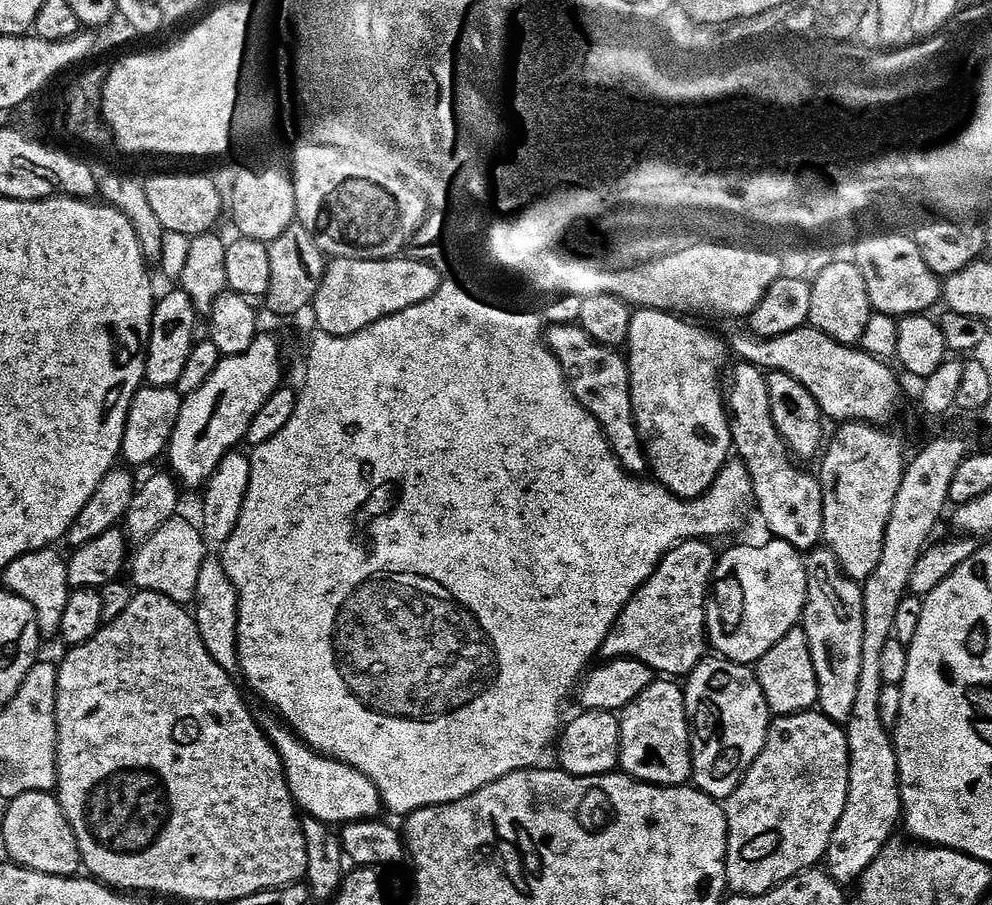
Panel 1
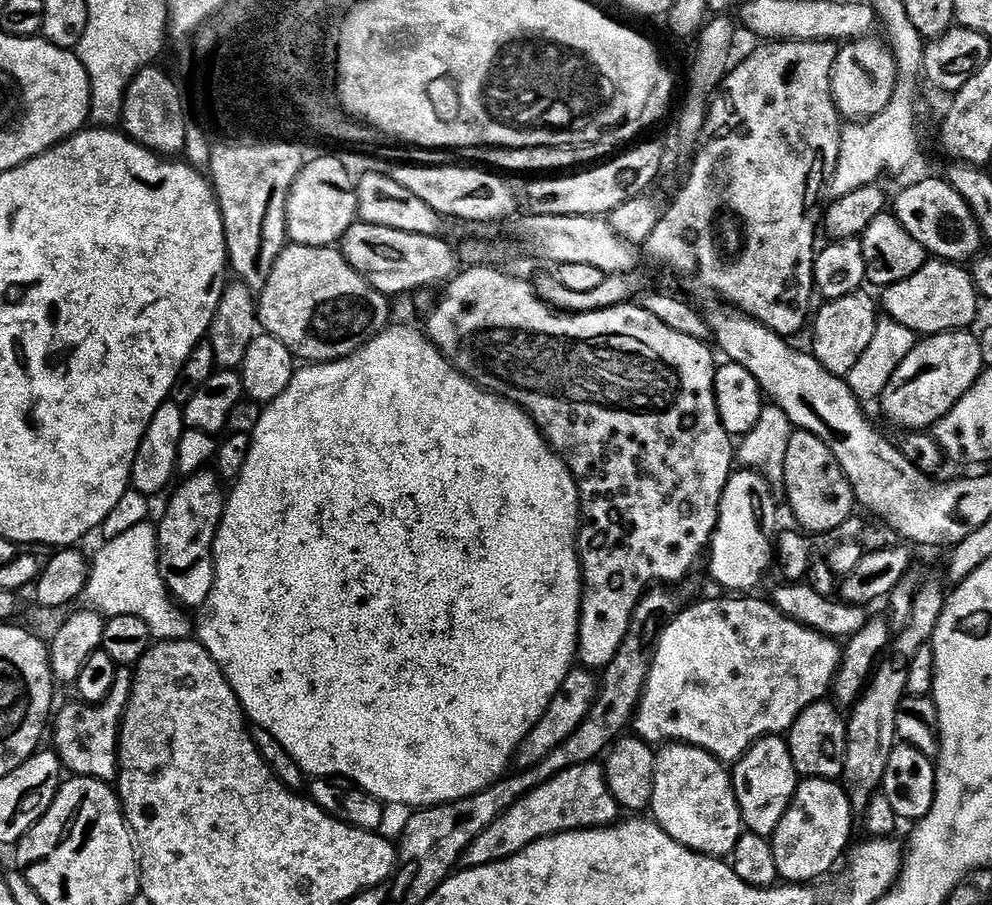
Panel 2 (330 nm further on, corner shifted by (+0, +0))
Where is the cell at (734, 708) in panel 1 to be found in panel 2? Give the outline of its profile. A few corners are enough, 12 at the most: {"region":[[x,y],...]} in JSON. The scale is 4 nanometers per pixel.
{"region":[[783,735],[730,768],[743,827],[771,837],[798,777]]}

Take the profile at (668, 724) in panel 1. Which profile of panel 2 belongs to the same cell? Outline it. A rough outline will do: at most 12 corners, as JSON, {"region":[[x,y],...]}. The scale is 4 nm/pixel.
{"region":[[690,744],[656,752],[651,819],[699,856],[742,835],[729,769]]}

